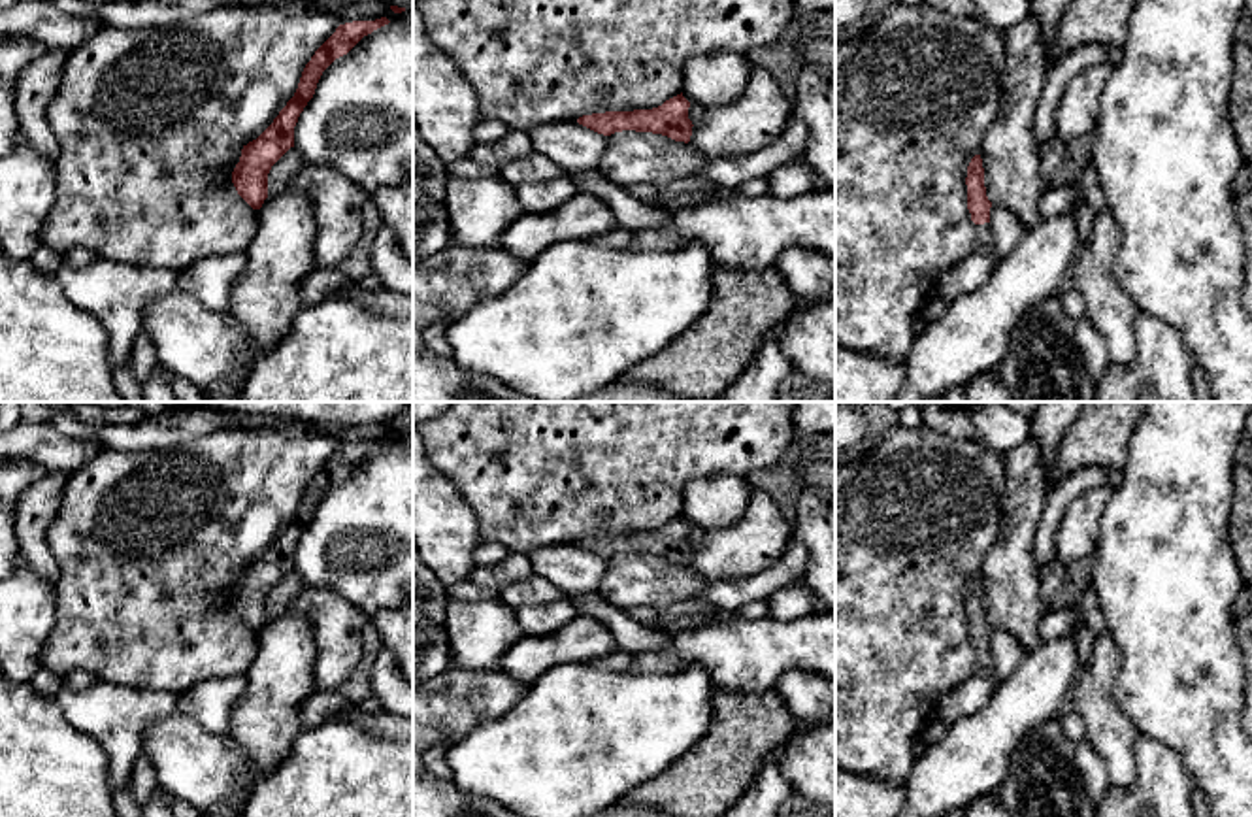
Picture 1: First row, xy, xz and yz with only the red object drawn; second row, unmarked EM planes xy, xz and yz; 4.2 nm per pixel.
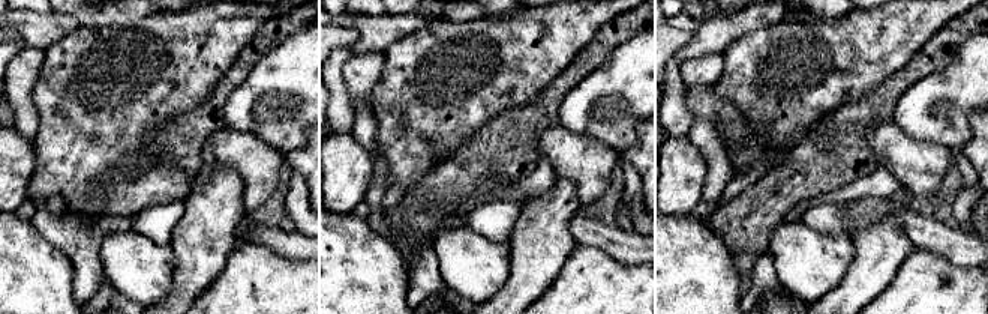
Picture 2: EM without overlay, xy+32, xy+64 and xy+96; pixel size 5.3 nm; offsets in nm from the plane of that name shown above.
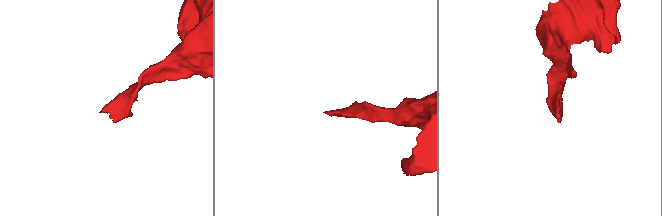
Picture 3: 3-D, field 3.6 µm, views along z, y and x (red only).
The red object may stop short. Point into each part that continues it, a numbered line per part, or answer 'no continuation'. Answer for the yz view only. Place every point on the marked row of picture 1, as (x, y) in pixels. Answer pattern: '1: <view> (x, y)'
1: yz (983, 233)

